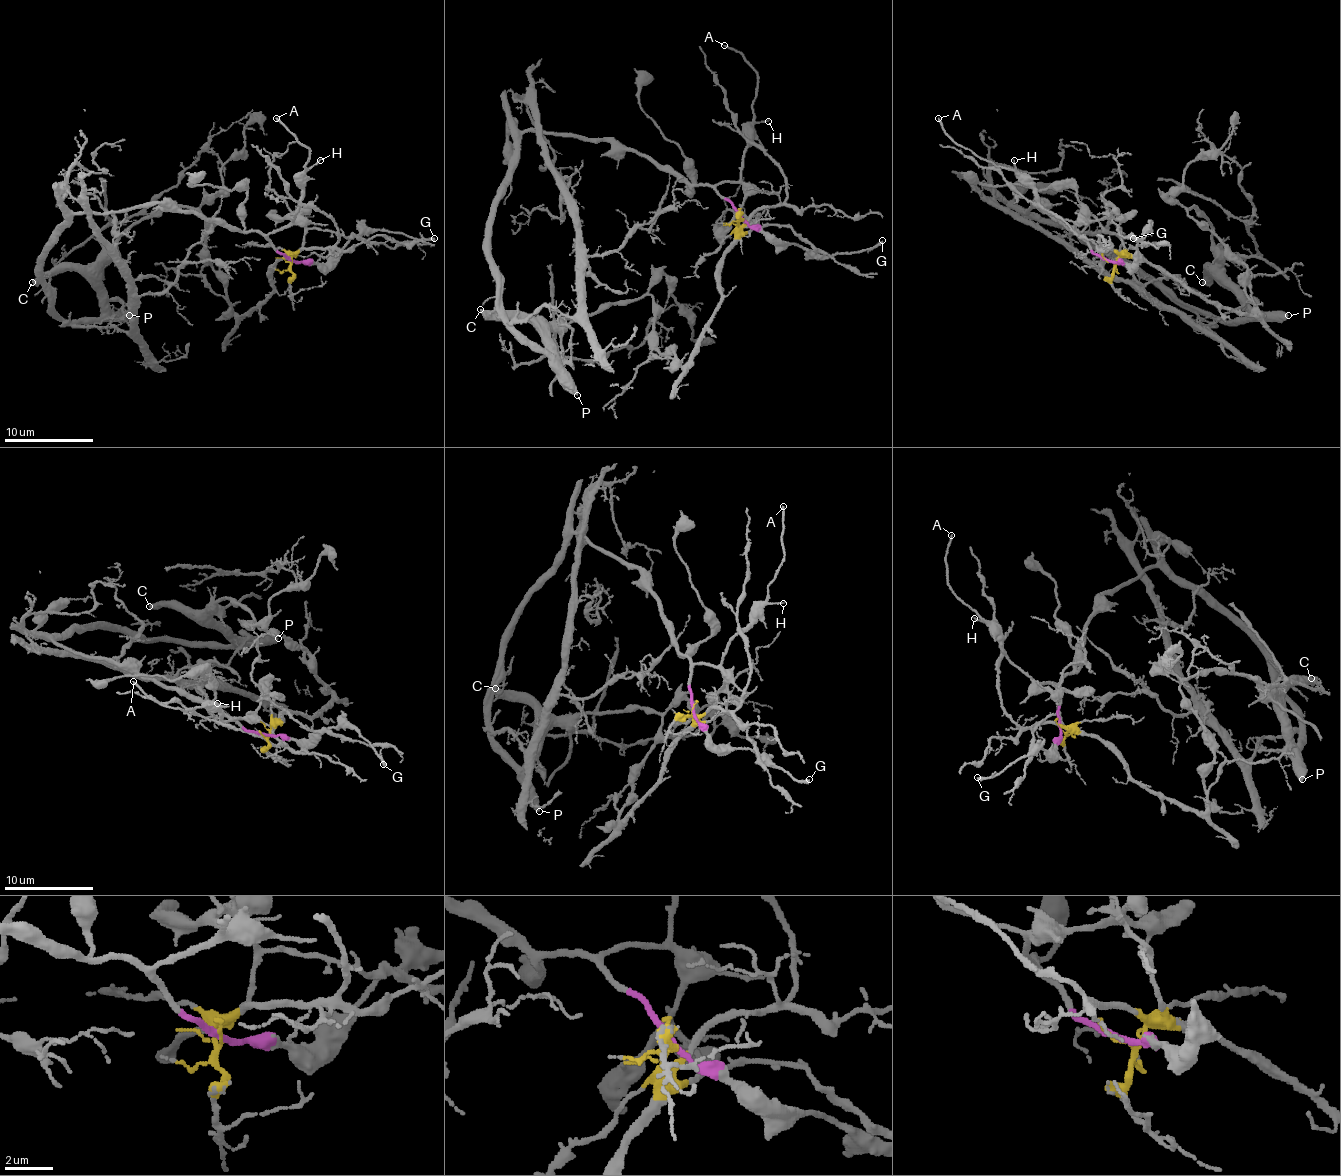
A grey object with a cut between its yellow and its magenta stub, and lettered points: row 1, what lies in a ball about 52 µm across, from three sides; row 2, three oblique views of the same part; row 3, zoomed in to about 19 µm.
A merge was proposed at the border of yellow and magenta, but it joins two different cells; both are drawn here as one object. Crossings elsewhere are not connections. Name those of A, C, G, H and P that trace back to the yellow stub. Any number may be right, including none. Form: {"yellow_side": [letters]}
{"yellow_side": []}

